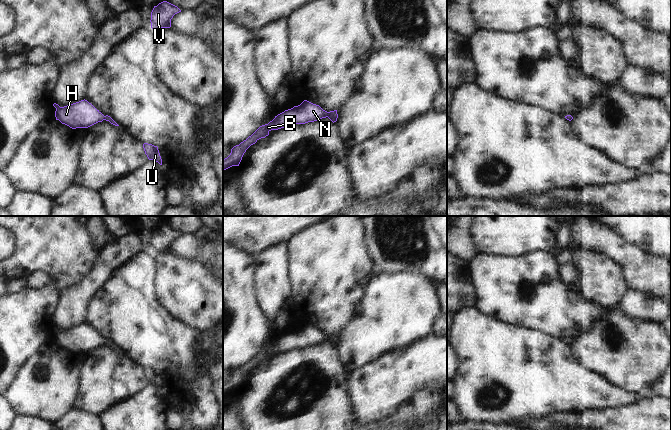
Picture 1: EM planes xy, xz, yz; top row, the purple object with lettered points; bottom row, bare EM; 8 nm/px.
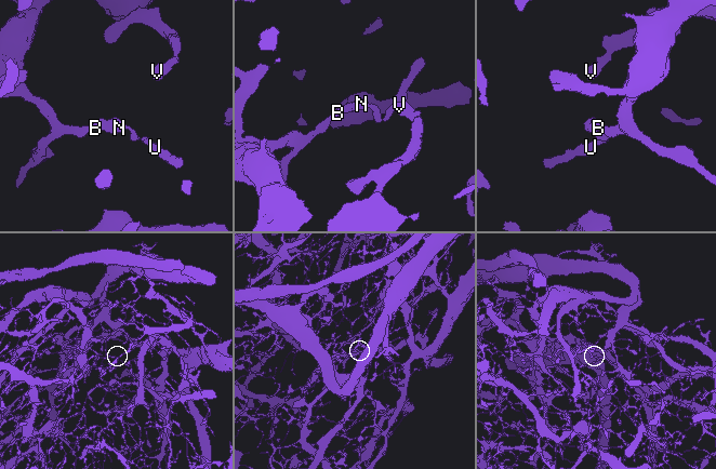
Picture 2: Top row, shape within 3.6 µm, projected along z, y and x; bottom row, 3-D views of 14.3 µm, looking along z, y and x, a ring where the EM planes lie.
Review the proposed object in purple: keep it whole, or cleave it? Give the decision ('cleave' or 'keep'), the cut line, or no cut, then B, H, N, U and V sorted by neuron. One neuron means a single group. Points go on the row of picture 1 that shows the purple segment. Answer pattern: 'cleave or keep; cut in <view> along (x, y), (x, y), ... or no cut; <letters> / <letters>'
keep; no cut; B H N U V

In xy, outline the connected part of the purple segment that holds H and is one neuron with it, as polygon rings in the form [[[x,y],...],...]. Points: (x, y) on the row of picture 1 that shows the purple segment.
[[[85,99],[64,107],[60,107],[56,103],[54,103],[53,106],[56,108],[56,120],[59,120],[62,124],[72,129],[88,128],[103,120],[109,121],[115,126],[119,126],[110,116],[104,116]]]

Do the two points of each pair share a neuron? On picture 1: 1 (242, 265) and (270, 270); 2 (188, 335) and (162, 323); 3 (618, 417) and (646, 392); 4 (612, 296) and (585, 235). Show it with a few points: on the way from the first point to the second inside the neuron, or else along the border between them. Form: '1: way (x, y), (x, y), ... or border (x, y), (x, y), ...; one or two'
1: border (253, 256), (255, 263), (255, 291); two
2: way (182, 335), (174, 335), (168, 329); one
3: border (660, 396), (641, 398); two
4: border (571, 246), (595, 249), (612, 259); two

